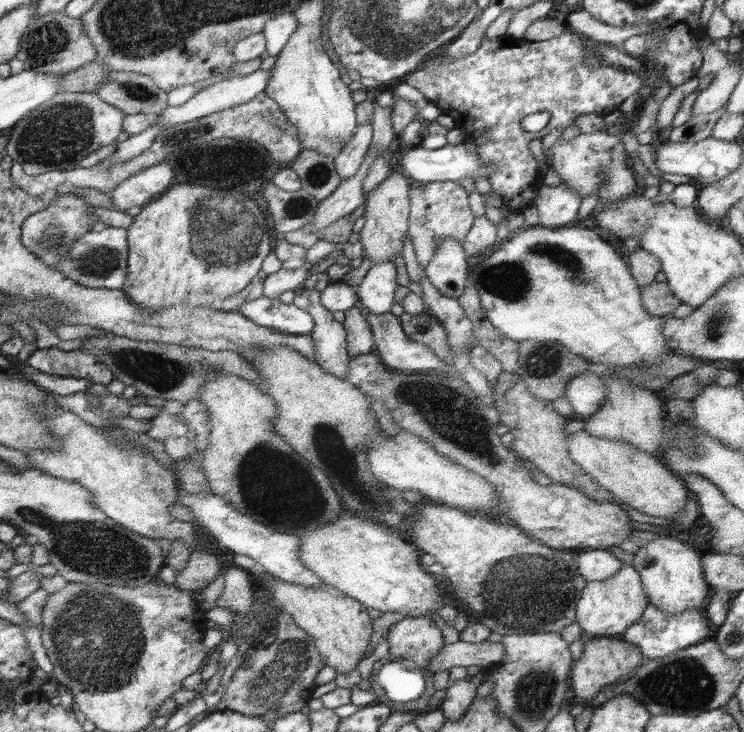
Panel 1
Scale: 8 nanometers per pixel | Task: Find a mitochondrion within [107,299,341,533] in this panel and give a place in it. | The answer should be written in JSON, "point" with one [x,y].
{"point":[261,470]}

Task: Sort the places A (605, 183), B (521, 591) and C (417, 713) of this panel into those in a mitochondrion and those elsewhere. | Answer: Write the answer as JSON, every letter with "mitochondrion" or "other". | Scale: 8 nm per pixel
{"A":"mitochondrion","B":"mitochondrion","C":"other"}

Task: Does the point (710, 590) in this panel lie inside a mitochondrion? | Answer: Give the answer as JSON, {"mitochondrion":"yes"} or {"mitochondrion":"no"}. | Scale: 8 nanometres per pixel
{"mitochondrion":"no"}

